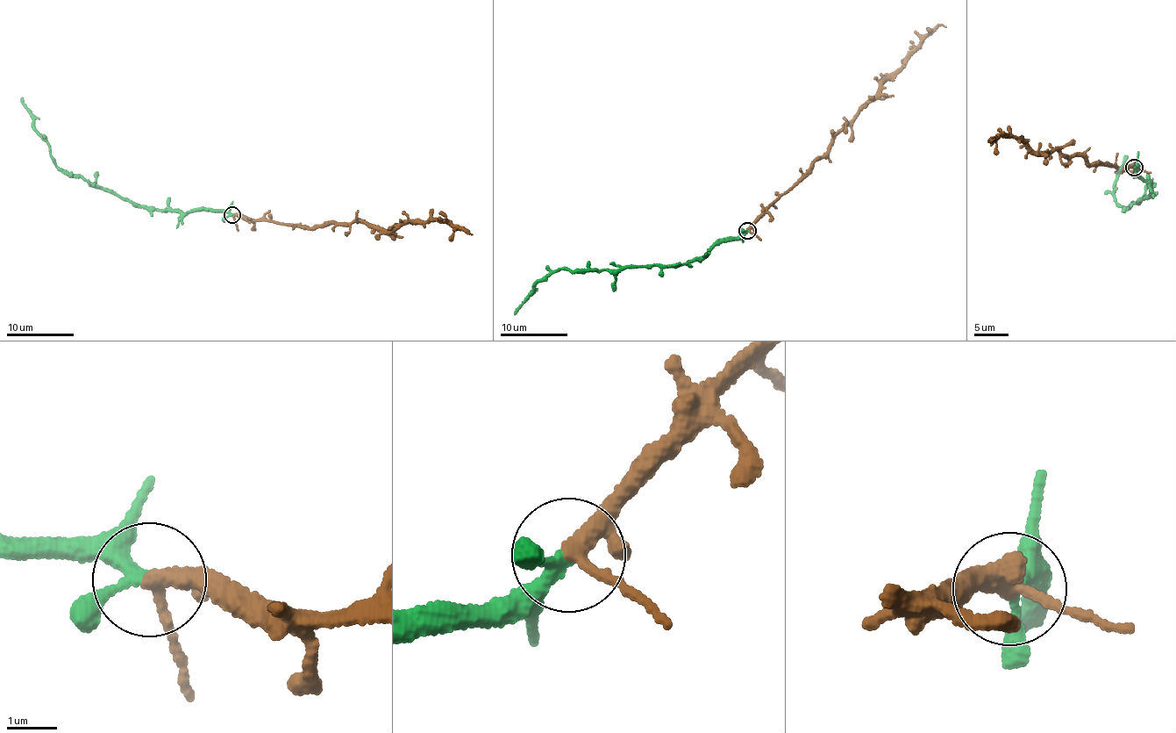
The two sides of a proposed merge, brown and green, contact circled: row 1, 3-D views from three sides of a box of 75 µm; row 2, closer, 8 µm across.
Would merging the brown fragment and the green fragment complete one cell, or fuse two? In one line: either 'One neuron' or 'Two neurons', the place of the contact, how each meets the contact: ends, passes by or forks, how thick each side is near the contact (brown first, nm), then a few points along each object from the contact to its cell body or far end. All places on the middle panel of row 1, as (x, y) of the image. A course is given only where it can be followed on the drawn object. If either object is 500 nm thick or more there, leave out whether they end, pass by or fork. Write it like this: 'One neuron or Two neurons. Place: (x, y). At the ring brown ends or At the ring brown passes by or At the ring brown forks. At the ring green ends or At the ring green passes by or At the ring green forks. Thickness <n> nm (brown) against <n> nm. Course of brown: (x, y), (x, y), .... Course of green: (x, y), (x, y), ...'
One neuron. Place: (747, 230). At the ring brown forks. At the ring green passes by. Thickness 240 nm (brown) against 220 nm. Course of brown: (747, 230), (828, 152), (834, 133), (878, 90), (878, 84), (939, 25), (946, 27). Course of green: (747, 230), (727, 236), (680, 265), (630, 264), (621, 269), (572, 272), (561, 269), (539, 281), (515, 314)

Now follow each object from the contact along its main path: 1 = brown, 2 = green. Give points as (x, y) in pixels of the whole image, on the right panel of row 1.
1: (1134, 167), (1089, 165), (1081, 156), (1057, 149), (1031, 153), (1020, 139), (1005, 134), (995, 139)
2: (1134, 167), (1135, 173), (1151, 189), (1146, 199), (1126, 210), (1115, 202), (1114, 185), (1116, 172), (1128, 155)

